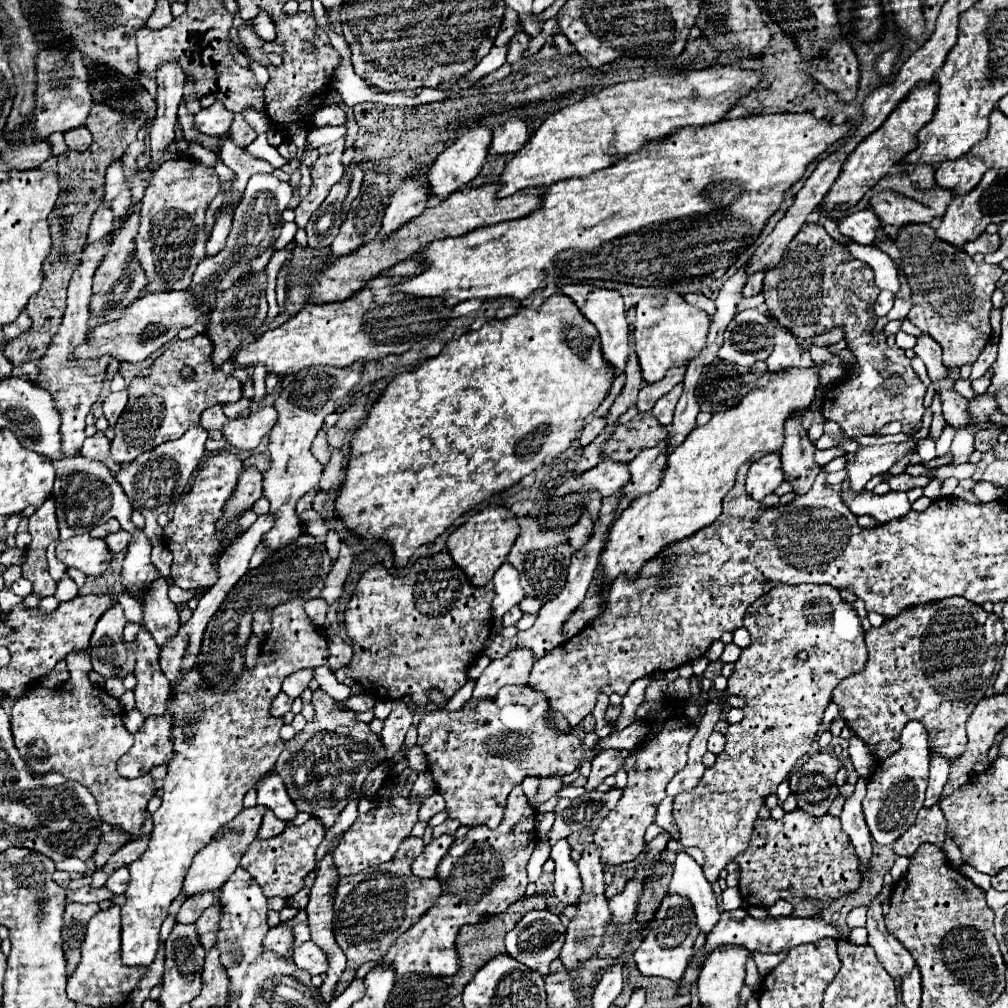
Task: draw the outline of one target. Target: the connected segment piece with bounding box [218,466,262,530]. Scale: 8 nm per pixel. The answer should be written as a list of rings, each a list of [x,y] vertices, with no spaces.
[[[250,466],[240,474],[240,482],[236,486],[234,496],[230,498],[230,502],[224,508],[224,514],[222,514],[220,522],[218,522],[218,530],[226,528],[226,524],[230,522],[230,518],[236,512],[250,510],[260,496],[262,496],[262,472],[258,468],[254,468],[254,466]]]

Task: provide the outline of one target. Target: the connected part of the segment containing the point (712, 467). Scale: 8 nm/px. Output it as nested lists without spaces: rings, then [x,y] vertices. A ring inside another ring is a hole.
[[[792,368],[780,376],[772,374],[770,382],[764,388],[756,388],[752,390],[736,408],[728,410],[728,412],[720,412],[714,414],[712,420],[706,426],[696,426],[686,440],[674,448],[670,452],[670,460],[668,460],[668,470],[664,472],[662,484],[650,492],[648,496],[640,496],[636,498],[636,502],[632,502],[632,508],[626,508],[624,514],[620,514],[620,518],[614,522],[610,536],[608,536],[608,544],[606,544],[606,552],[600,556],[600,564],[596,568],[596,576],[588,588],[588,594],[584,598],[584,602],[570,614],[570,618],[564,622],[562,626],[562,634],[566,634],[568,638],[574,638],[576,634],[580,634],[594,618],[600,616],[602,612],[602,602],[600,602],[600,594],[620,576],[628,576],[628,580],[636,580],[640,570],[644,568],[644,564],[656,556],[660,556],[660,552],[674,544],[680,542],[692,534],[696,534],[698,530],[702,530],[704,526],[710,526],[722,512],[722,500],[726,496],[728,490],[732,490],[734,482],[736,482],[736,472],[740,468],[742,462],[762,456],[766,452],[776,452],[782,442],[784,442],[784,422],[786,418],[796,412],[798,408],[810,406],[810,402],[814,400],[816,388],[820,386],[820,378],[818,378],[818,368]]]

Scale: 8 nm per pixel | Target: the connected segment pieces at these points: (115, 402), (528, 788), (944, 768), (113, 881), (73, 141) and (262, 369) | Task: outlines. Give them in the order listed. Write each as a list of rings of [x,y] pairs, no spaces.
[[[122,390],[122,392],[118,392],[118,394],[110,394],[108,398],[104,398],[104,404],[102,404],[102,406],[104,406],[104,416],[106,416],[106,420],[108,420],[112,426],[114,426],[116,420],[120,418],[126,402],[128,402],[128,392],[126,392],[126,390]]]
[[[526,778],[526,780],[522,782],[522,790],[524,790],[524,794],[526,794],[526,798],[530,800],[532,806],[534,806],[534,796],[536,796],[538,788],[540,788],[540,782],[538,782],[536,778]]]
[[[932,756],[930,780],[928,780],[928,790],[926,790],[926,800],[924,800],[926,808],[932,808],[938,802],[938,798],[942,796],[942,788],[948,780],[948,770],[950,770],[948,760],[944,760],[942,756]]]
[[[120,868],[120,870],[116,870],[116,872],[108,878],[108,882],[106,882],[108,890],[114,892],[114,894],[124,894],[126,888],[128,888],[128,884],[130,884],[128,868]]]
[[[80,126],[80,128],[74,128],[72,132],[64,134],[66,138],[66,144],[70,150],[76,150],[76,152],[84,152],[90,148],[92,144],[92,134],[88,132],[86,126]]]
[[[262,364],[254,366],[253,380],[254,380],[254,391],[255,395],[252,401],[260,401],[266,393],[265,381],[268,376],[269,370]]]

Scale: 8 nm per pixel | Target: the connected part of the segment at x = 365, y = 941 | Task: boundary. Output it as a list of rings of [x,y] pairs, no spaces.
[[[410,836],[404,842],[406,844],[398,848],[392,860],[378,864],[376,868],[366,868],[364,872],[344,876],[338,884],[334,902],[334,936],[348,958],[348,966],[338,980],[336,994],[342,994],[350,986],[360,964],[368,960],[382,960],[396,938],[412,928],[442,894],[440,882],[436,878],[426,880],[410,872],[412,862],[424,850],[422,838]]]

